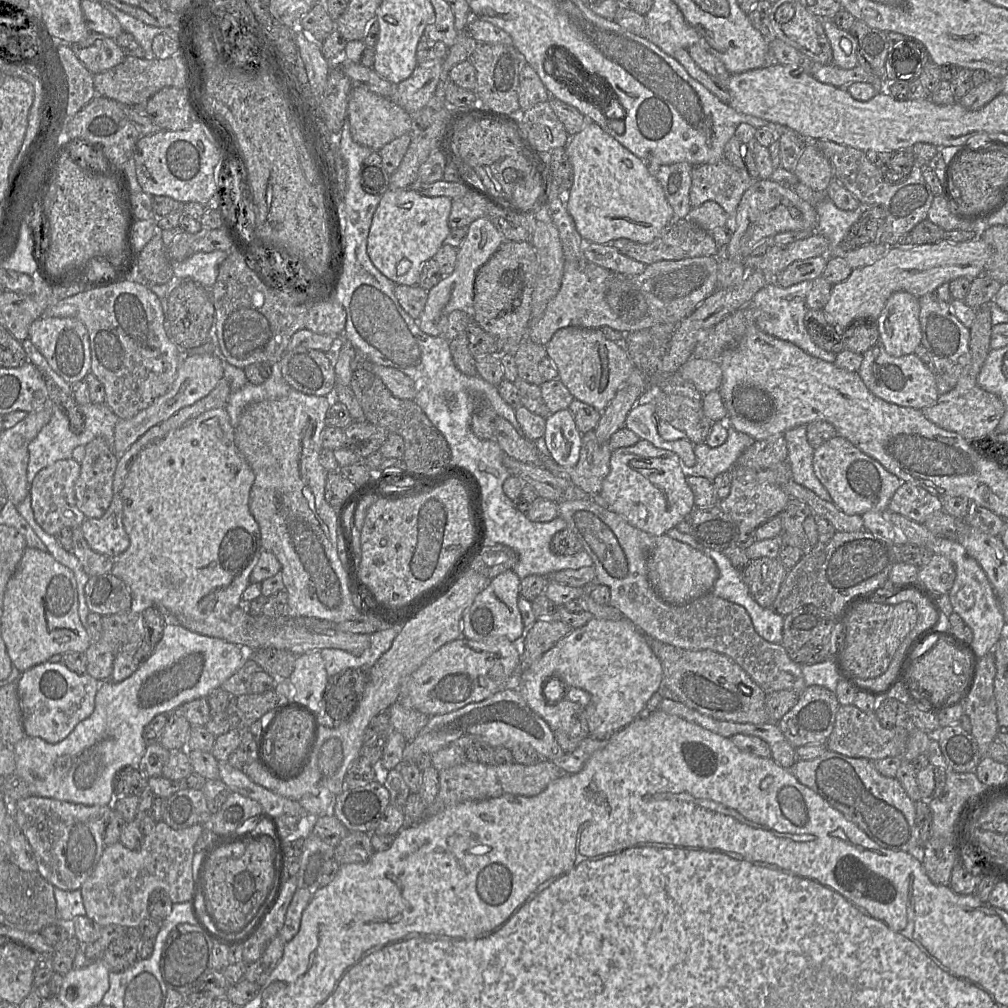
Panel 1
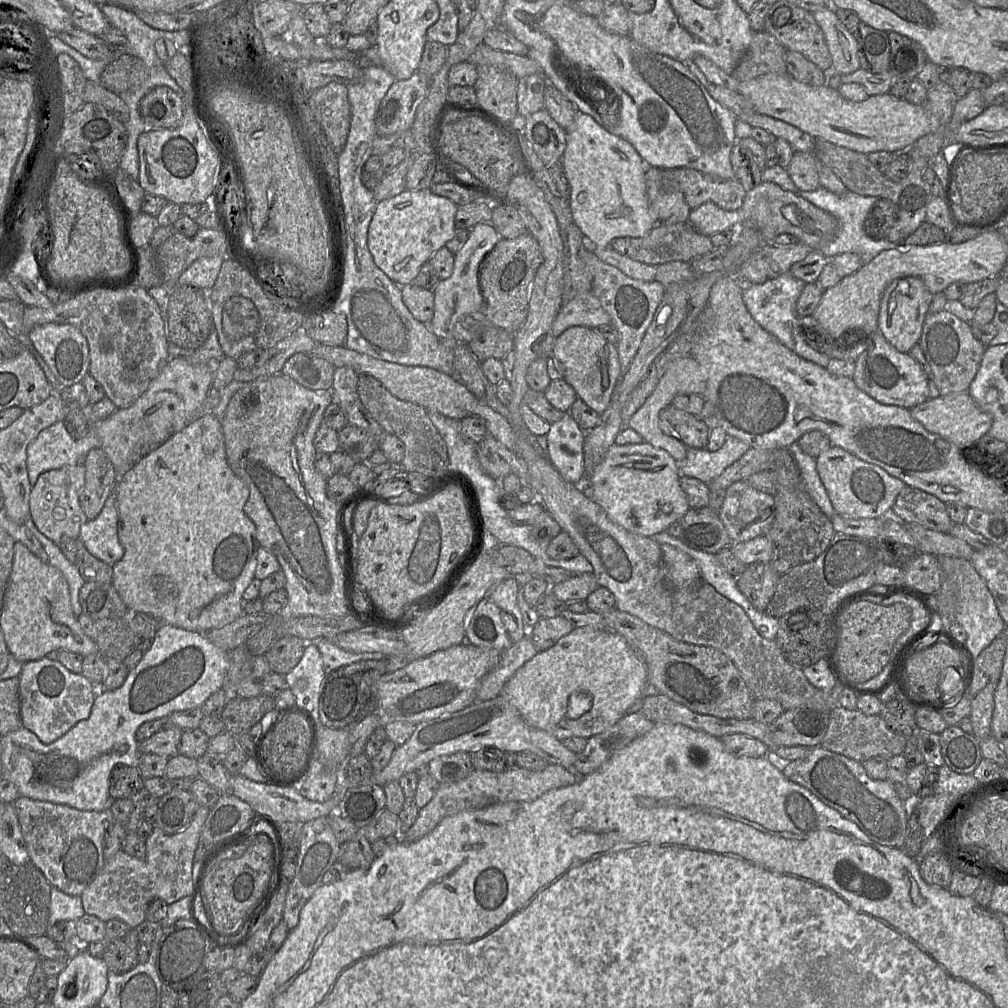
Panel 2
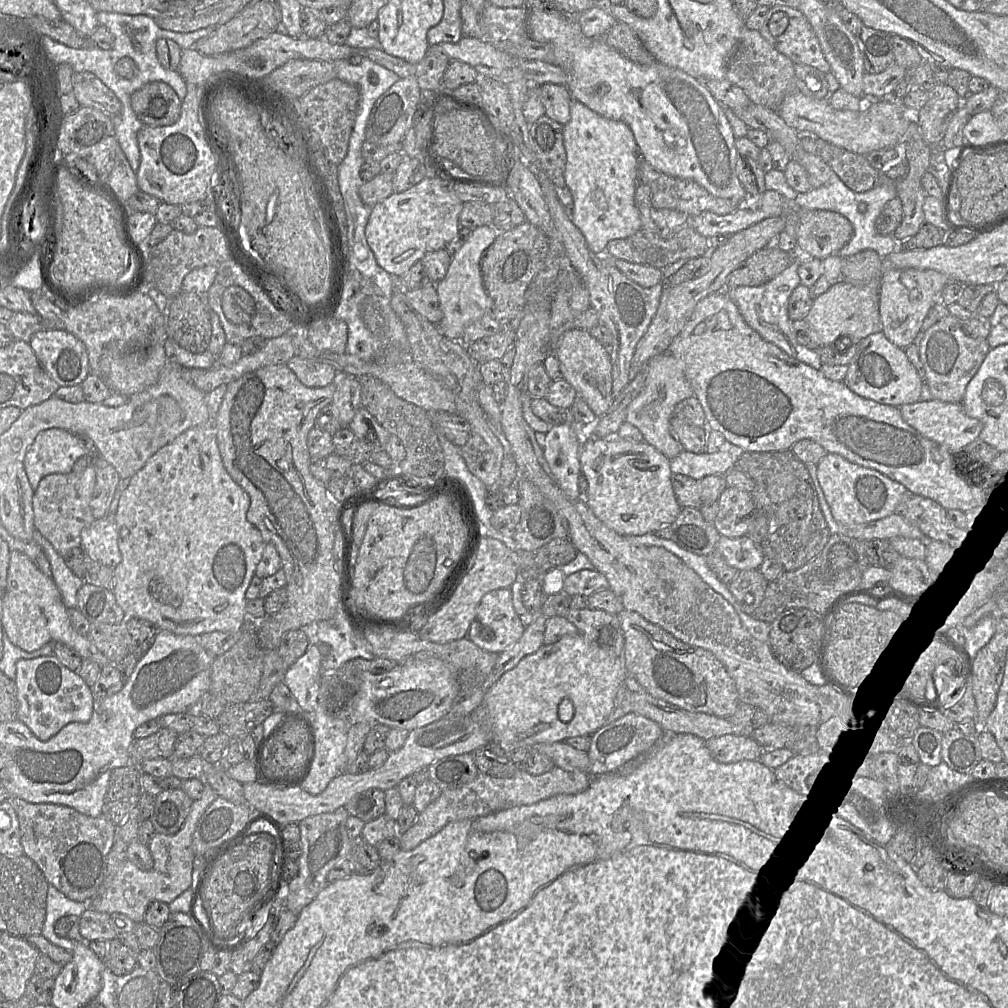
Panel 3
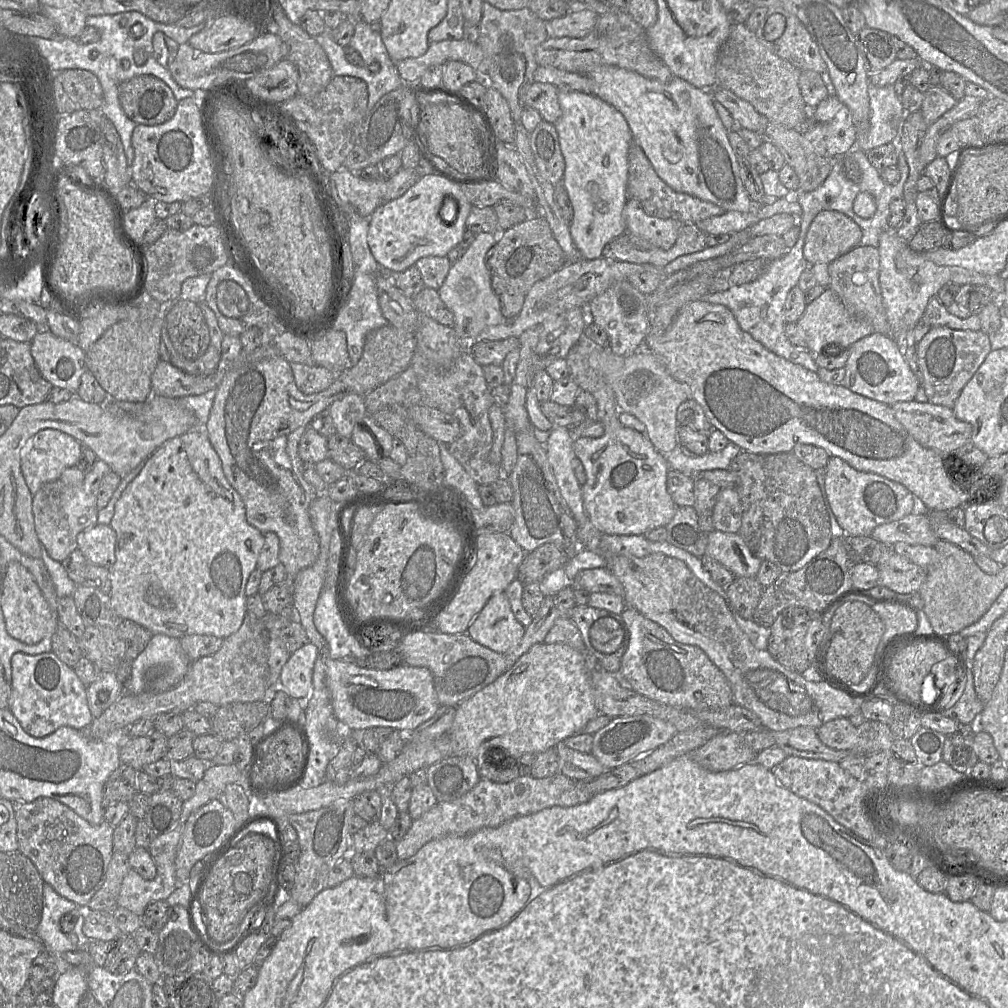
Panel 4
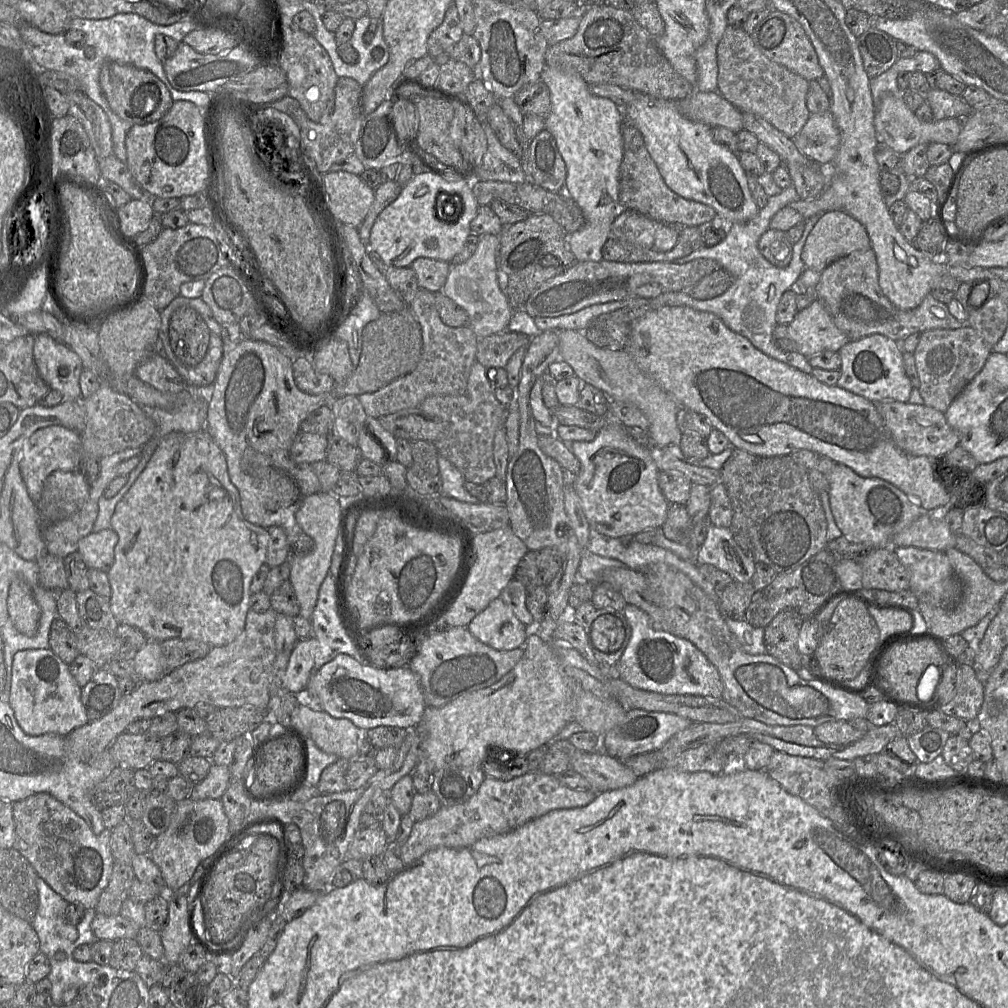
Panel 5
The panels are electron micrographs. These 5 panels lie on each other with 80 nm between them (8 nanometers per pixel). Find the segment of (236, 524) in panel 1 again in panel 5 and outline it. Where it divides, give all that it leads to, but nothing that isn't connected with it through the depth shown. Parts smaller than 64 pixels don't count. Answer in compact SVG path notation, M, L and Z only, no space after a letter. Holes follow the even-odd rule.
M206 429L195 433L169 433L161 439L143 472L116 504L110 526L117 533L118 541L114 548L114 562L107 571L111 587L109 603L119 624L136 627L148 640L194 639L205 642L211 647L227 645L243 631L249 610L250 584L255 573L265 562L269 535L266 528L244 519L239 492L229 478L226 457Z

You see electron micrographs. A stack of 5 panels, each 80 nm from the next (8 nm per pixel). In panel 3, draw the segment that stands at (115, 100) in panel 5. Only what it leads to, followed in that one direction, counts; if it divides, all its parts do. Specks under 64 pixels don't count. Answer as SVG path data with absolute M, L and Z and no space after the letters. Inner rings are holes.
M153 81L143 85L131 95L131 107L144 126L168 126L176 123L181 103L170 85Z

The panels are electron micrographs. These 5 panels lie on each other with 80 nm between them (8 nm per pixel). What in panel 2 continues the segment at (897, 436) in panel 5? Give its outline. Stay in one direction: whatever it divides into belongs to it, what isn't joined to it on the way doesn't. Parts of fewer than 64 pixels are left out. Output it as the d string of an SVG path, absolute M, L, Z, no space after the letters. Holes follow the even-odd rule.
M968 392L938 396L909 409L913 419L918 421L928 432L936 434L959 449L973 445L984 436L992 425L992 418L982 411Z

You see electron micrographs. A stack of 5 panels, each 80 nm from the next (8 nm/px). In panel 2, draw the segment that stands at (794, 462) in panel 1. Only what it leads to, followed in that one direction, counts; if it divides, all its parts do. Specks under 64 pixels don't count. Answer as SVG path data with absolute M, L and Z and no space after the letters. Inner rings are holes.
M797 442L791 444L788 447L788 450L792 453L795 459L803 486L821 511L830 519L835 513L835 510L818 476L816 460L804 453Z

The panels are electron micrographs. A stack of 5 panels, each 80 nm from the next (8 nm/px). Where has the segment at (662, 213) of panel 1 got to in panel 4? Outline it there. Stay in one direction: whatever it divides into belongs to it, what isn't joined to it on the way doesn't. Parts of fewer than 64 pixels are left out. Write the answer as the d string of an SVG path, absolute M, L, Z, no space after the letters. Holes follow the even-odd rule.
M559 90L558 101L562 115L554 126L565 161L562 185L568 193L574 210L570 233L581 258L594 260L603 257L602 251L607 243L626 232L622 211L628 201L628 150L633 136L623 115L595 95Z

